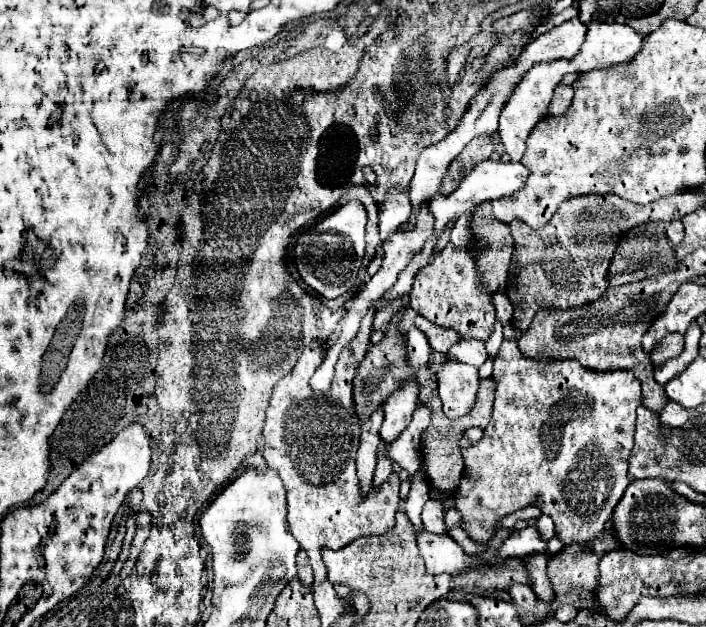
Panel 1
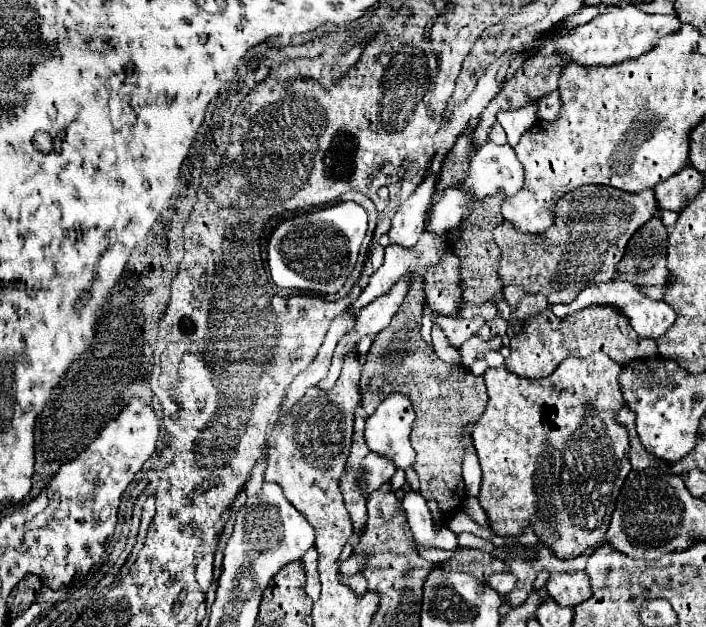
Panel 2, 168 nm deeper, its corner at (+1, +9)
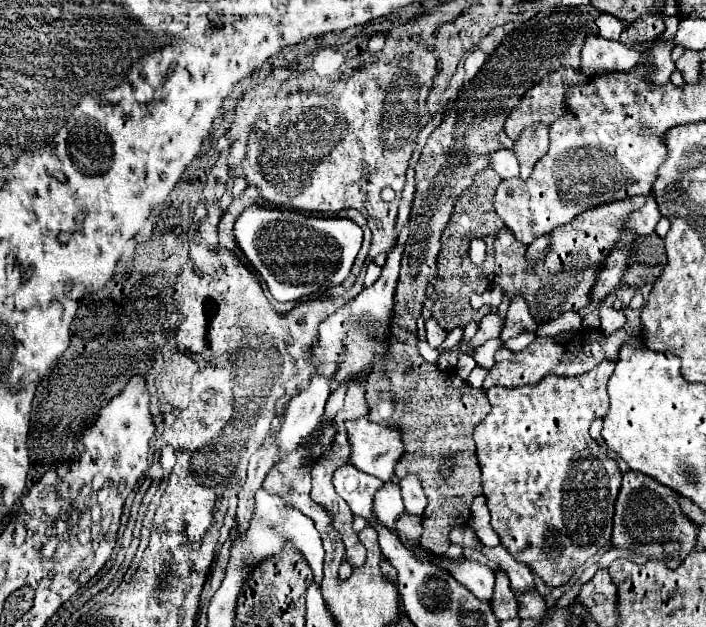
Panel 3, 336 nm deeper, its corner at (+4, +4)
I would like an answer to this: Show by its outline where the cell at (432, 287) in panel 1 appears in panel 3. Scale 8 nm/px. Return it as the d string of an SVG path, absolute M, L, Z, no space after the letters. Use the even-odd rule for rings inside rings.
M582 328L582 334L576 332L570 340L560 342L558 338L550 338L550 336L538 336L528 348L524 348L522 352L510 352L506 348L498 350L498 358L494 368L488 372L486 380L484 380L484 390L490 386L520 386L520 384L536 384L540 382L544 376L548 374L556 374L556 376L580 376L588 370L592 370L598 362L602 360L616 360L618 352L624 344L632 344L632 346L644 346L640 338L628 334L626 330L616 330L610 336L604 334L600 328Z

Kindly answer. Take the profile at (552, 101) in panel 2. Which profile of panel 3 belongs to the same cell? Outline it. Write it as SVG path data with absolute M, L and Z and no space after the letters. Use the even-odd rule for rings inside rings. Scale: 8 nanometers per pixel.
M532 126L532 130L524 130L512 150L520 162L520 176L528 178L536 160L548 150L548 126Z

